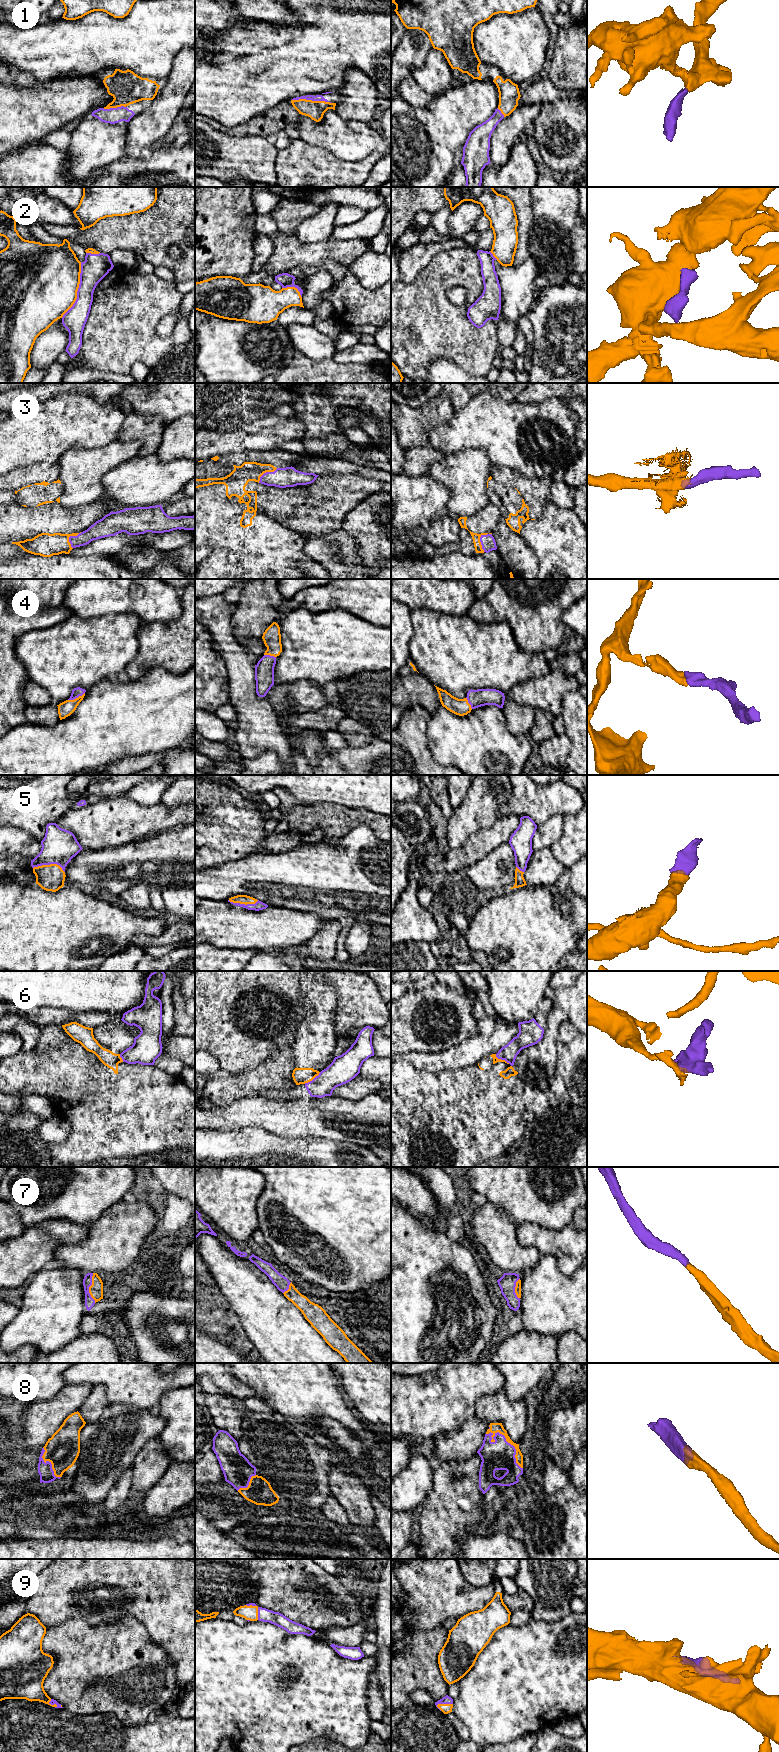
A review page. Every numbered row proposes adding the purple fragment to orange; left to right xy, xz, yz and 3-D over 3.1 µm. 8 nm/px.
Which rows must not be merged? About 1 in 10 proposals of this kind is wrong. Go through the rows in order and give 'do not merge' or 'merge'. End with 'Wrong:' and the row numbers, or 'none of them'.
1: merge
2: merge
3: merge
4: merge
5: merge
6: do not merge
7: merge
8: merge
9: merge
Wrong: 6

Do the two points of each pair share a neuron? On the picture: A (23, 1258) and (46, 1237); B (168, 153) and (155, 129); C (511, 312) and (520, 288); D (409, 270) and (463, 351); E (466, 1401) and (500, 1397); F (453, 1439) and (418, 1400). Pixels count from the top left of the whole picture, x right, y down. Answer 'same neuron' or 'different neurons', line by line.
A: same neuron
B: different neurons
C: same neuron
D: different neurons
E: different neurons
F: different neurons

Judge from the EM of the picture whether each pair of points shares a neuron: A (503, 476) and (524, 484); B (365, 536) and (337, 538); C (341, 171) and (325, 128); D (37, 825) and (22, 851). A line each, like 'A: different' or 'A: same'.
A: same
B: different
C: different
D: different

